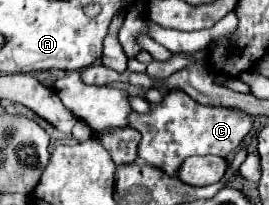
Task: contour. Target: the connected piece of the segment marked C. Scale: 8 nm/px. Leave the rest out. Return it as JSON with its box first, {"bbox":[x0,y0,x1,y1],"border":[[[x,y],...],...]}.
{"bbox":[129,90,253,176],"border":[[[179,90],[163,94],[163,100],[159,104],[151,104],[151,110],[147,114],[133,112],[129,116],[129,122],[135,130],[141,132],[137,156],[169,176],[175,176],[181,162],[195,154],[213,154],[227,158],[253,128],[253,116],[247,112],[223,106],[205,106]]]}

